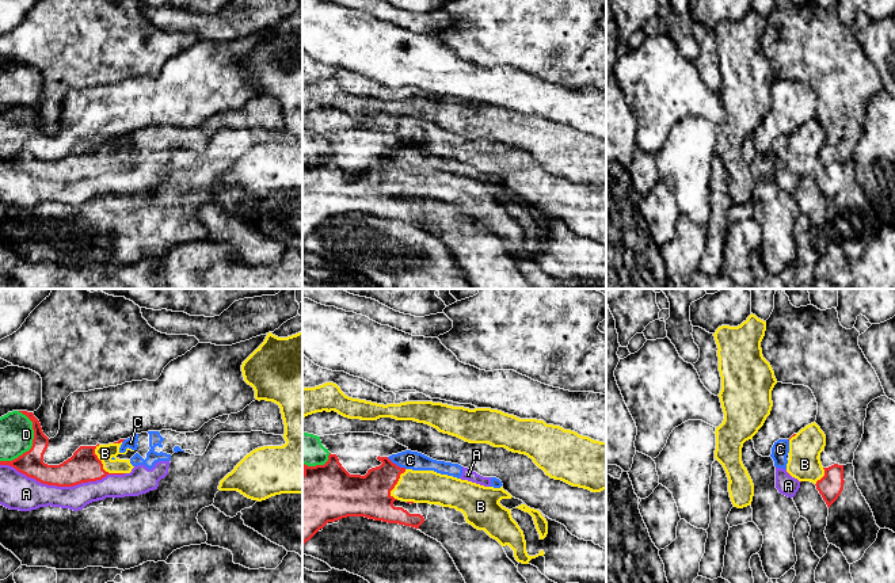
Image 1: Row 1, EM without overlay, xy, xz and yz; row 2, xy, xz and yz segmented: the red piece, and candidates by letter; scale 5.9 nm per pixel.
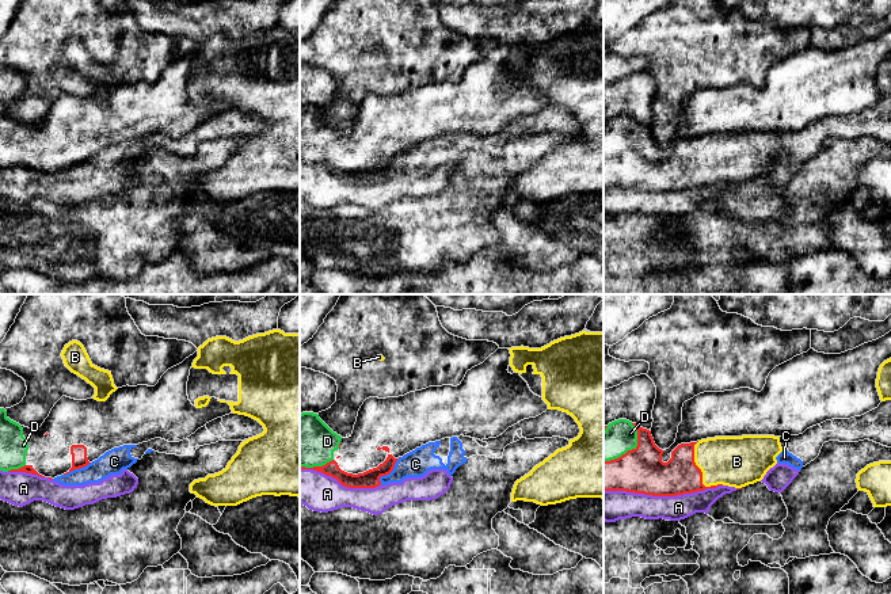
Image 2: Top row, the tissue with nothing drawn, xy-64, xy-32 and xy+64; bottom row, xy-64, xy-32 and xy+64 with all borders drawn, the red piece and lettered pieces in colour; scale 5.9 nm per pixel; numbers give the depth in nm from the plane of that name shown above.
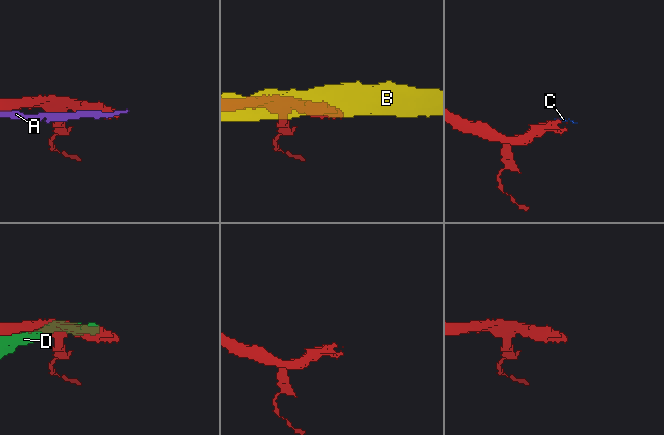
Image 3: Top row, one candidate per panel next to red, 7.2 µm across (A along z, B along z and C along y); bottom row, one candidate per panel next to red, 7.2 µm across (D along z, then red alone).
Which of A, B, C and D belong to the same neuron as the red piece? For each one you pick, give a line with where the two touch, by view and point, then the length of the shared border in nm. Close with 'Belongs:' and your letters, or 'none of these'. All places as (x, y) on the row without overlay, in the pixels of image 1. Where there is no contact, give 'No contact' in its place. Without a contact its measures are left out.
B: Touches red at xy (102, 163). Shared border 240 nm
Belongs: B

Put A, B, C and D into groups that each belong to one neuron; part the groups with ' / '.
A C / B / D

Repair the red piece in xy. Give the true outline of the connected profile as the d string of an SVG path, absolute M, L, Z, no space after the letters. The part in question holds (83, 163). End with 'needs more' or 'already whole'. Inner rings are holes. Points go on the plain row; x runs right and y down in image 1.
M19 107L26 111L33 118L34 136L33 142L28 148L23 149L12 157L0 157L0 161L9 161L18 168L26 171L27 174L35 175L37 178L47 182L57 183L73 183L81 179L102 176L107 171L125 171L130 169L134 164L130 156L119 156L118 150L126 150L132 145L126 145L125 149L119 148L119 144L125 136L108 141L96 142L80 142L71 155L60 161L47 161L43 159L43 150L49 142L49 134L43 130L39 117L33 108Z | needs more

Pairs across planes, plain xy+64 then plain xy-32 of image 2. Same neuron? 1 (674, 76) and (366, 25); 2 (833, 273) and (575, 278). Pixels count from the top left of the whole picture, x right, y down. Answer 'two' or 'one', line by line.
1: one
2: one

